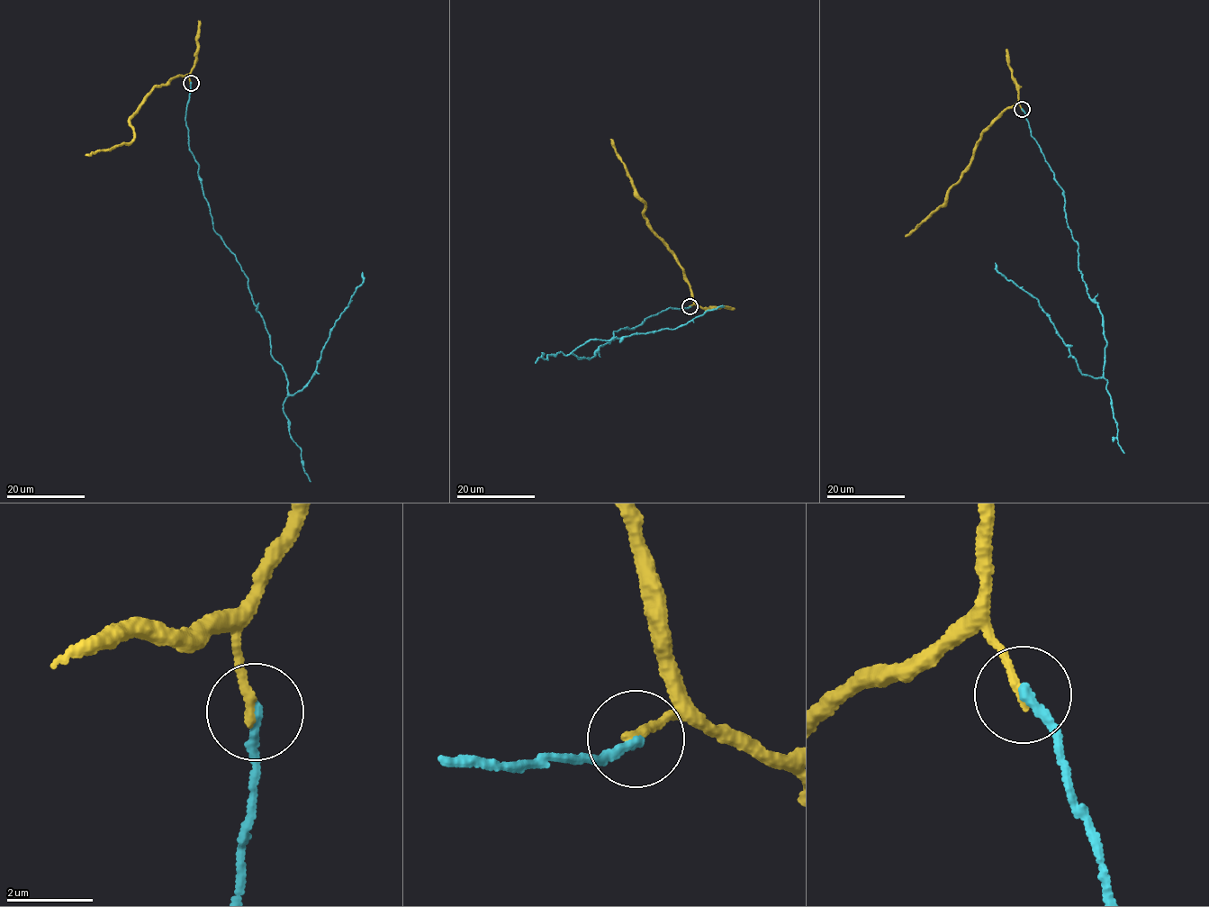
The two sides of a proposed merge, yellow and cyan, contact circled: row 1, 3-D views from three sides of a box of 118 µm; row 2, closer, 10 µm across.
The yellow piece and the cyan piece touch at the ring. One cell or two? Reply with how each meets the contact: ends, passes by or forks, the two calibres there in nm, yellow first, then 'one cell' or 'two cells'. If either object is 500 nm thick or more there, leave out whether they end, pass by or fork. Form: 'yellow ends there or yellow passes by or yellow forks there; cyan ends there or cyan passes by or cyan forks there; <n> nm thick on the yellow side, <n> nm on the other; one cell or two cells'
yellow ends there; cyan ends there; 200 nm thick on the yellow side, 240 nm on the other; one cell

